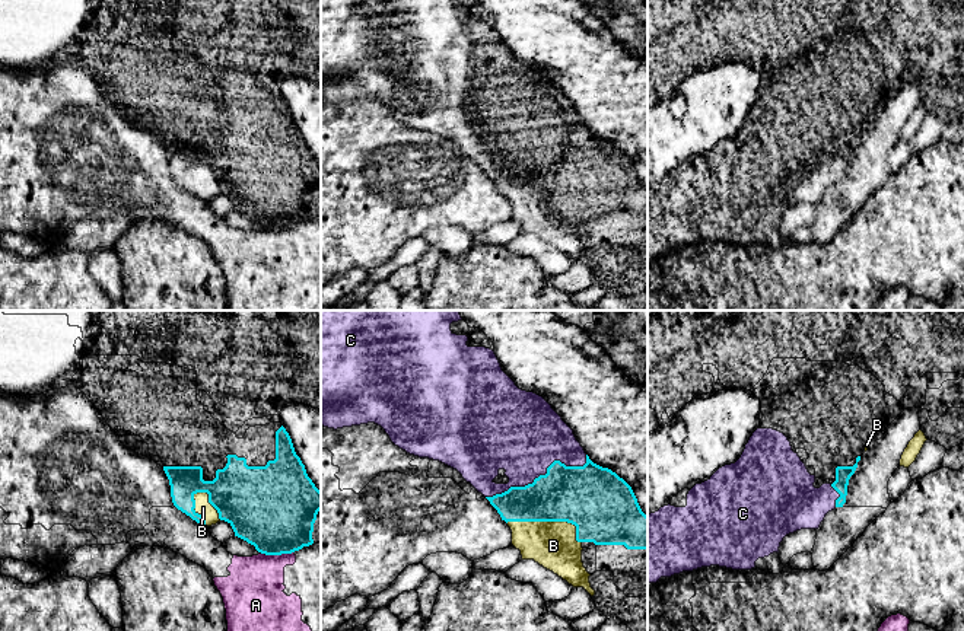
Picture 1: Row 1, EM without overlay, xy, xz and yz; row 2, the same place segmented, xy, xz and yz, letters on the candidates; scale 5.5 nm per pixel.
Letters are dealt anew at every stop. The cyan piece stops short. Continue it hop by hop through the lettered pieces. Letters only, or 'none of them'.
B, C

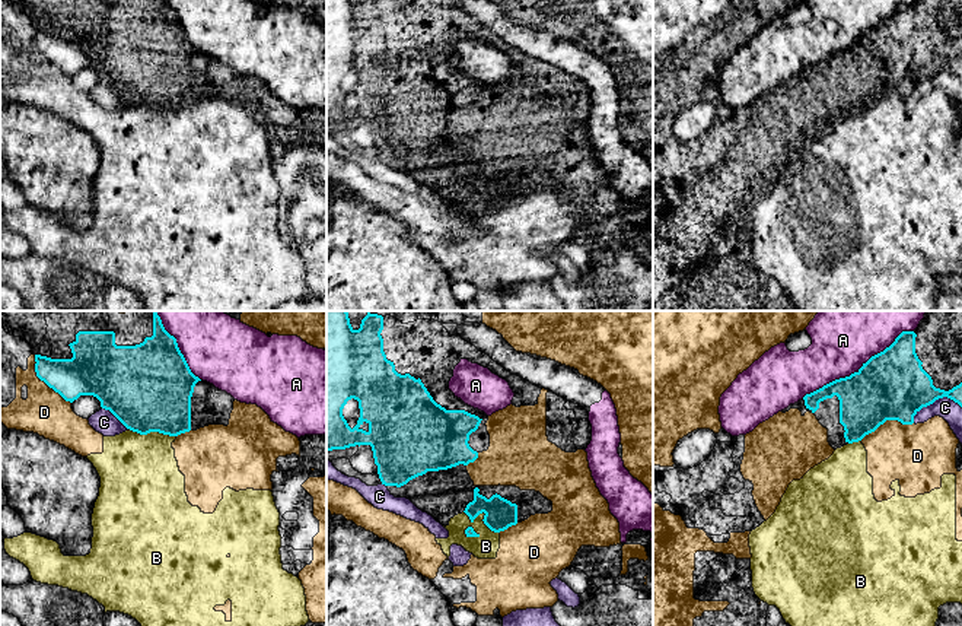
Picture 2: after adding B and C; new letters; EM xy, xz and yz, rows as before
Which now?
none of them

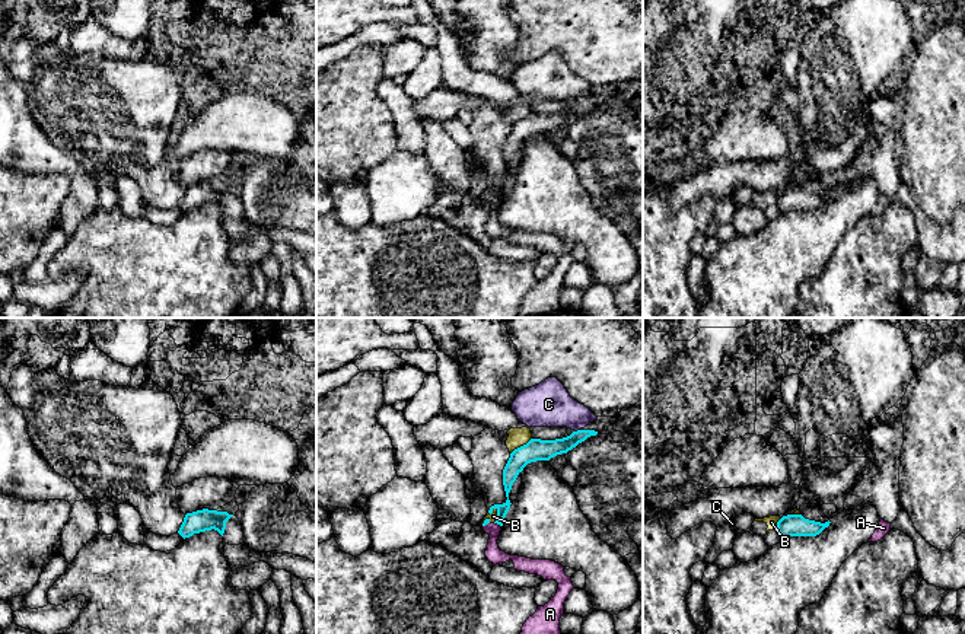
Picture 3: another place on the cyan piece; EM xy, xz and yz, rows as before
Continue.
A

